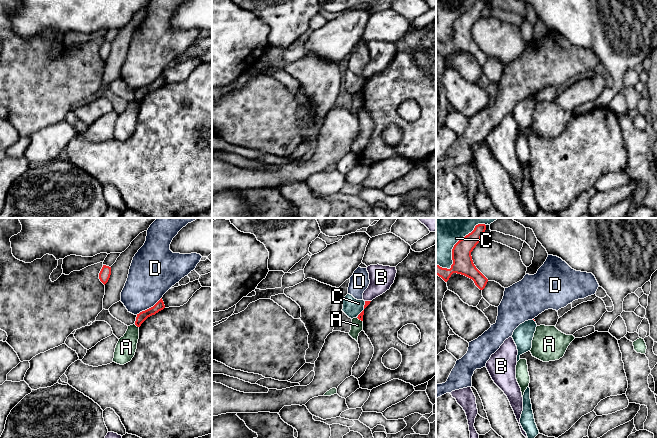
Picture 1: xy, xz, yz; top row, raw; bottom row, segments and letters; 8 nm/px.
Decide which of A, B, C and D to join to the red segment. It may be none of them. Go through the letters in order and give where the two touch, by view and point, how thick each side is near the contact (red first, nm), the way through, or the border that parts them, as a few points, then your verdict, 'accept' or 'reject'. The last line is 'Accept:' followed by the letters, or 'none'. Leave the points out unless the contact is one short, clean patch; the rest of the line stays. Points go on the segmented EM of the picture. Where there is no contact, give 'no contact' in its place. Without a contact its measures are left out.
A: contact xy (136, 325); calibres 80 and 160 nm; border xy (134, 324), (138, 327); reject
B: contact xz (368, 301); calibres 40 and 190 nm; reject
C: contact yz (453, 247); calibres 160 and 400 nm; reject
D: contact xy (149, 308); calibres 80 and 360 nm; reject
Accept: none

